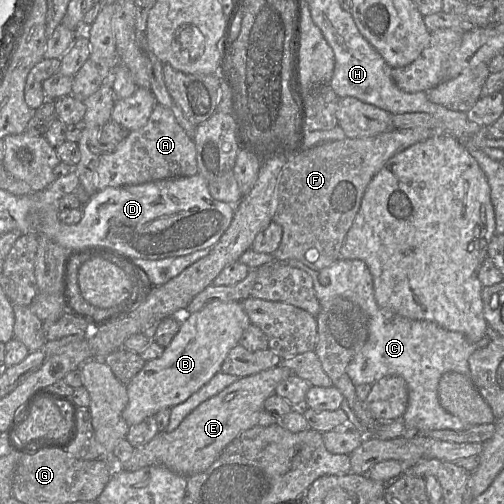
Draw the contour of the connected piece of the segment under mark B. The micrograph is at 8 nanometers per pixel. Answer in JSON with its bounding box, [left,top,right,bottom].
[122,301,250,426]

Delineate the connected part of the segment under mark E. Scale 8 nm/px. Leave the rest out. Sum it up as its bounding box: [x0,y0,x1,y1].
[119,365,295,477]

